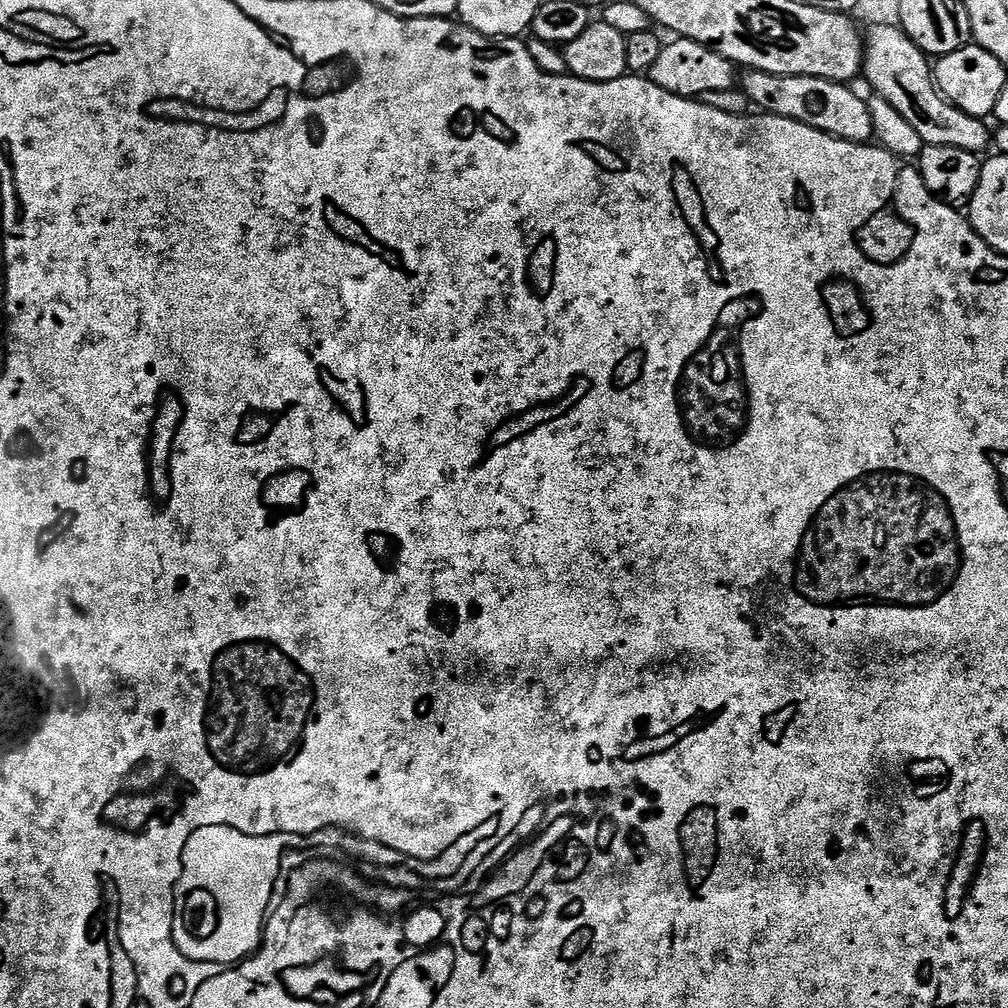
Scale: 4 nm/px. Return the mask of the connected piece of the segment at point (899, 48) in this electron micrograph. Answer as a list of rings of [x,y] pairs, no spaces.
[[[871,25],[864,36],[863,79],[868,79],[871,91],[886,98],[914,130],[923,138],[925,145],[945,144],[958,150],[984,154],[989,151],[994,136],[983,119],[966,114],[945,100],[936,86],[933,65],[929,57],[901,27]]]

